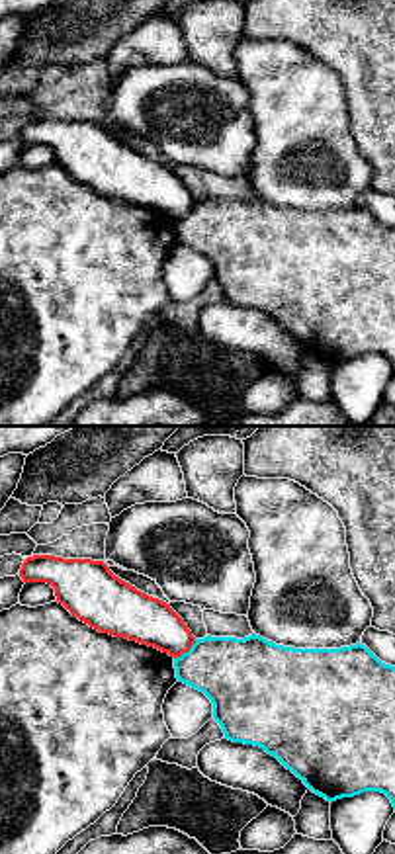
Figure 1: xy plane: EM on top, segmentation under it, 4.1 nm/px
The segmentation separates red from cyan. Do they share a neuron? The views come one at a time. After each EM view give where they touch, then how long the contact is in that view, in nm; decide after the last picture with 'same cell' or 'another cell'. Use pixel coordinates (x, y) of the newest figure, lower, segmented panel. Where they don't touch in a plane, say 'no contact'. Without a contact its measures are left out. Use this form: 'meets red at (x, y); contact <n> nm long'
meets red at (186, 651); contact 130 nm long

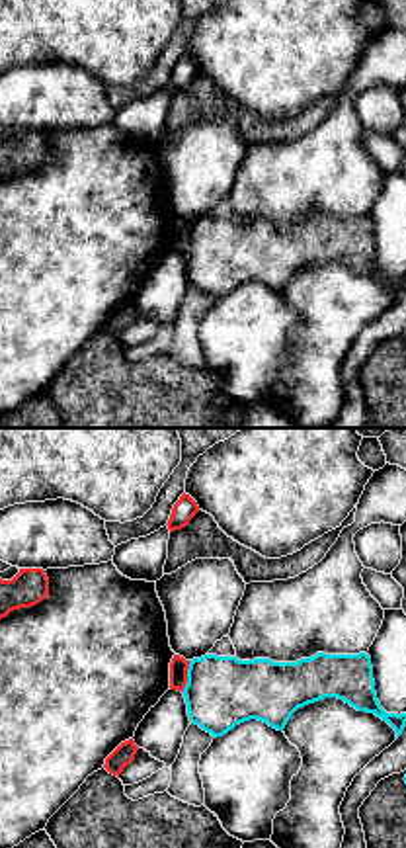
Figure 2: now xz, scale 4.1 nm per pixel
meets red at (186, 677); contact 140 nm long

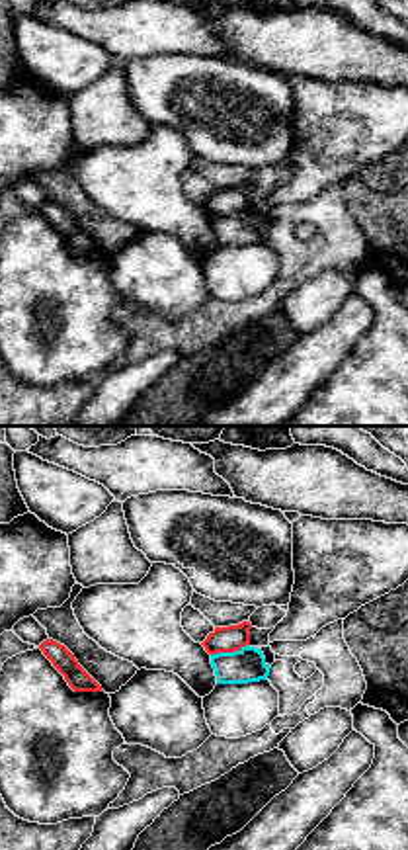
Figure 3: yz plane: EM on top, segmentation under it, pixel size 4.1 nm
meets red at (229, 651); contact 170 nm long

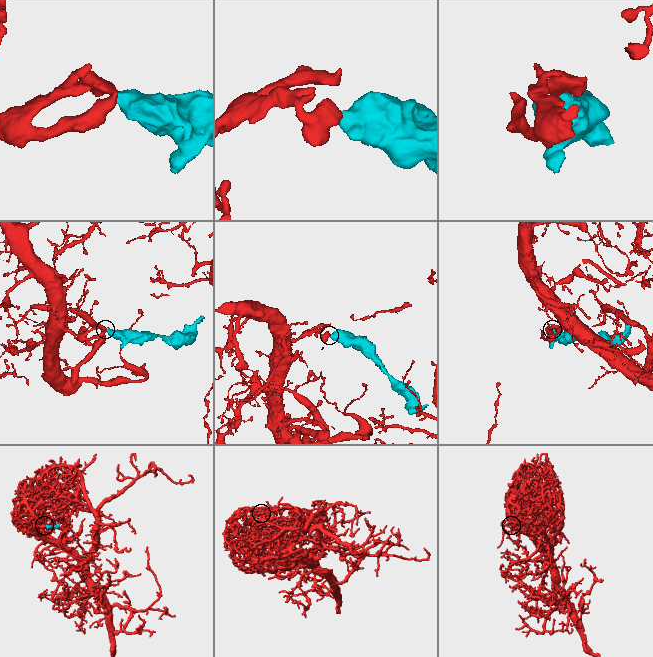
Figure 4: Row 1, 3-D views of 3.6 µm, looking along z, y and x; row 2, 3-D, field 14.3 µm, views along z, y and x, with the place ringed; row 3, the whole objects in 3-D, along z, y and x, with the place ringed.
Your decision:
another cell

